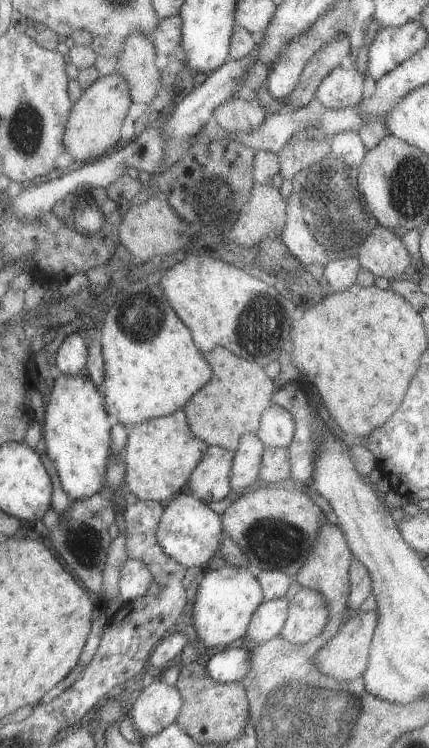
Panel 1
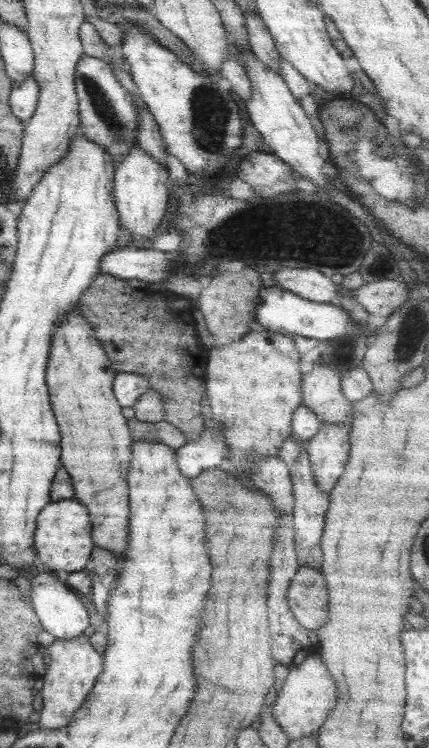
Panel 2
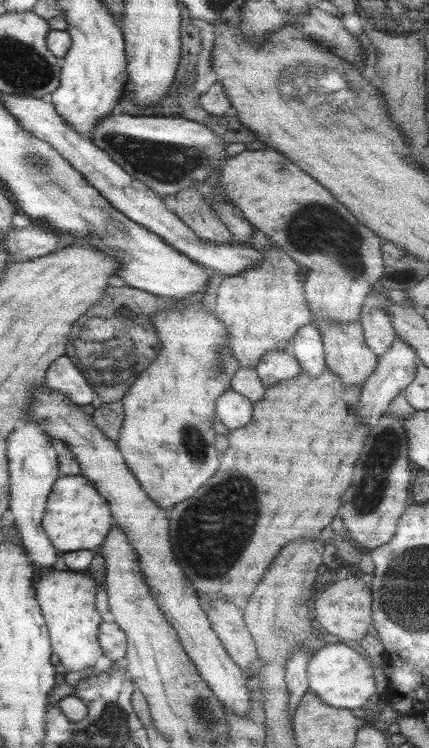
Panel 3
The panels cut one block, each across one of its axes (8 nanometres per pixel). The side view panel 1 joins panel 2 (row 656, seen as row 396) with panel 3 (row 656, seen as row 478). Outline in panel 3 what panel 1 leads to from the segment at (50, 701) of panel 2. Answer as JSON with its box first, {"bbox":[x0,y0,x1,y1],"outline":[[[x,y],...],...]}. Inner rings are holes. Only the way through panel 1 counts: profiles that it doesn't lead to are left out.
{"bbox":[35,566,105,672],"outline":[[[61,566],[47,572],[35,584],[35,598],[45,618],[51,650],[59,658],[59,664],[69,672],[85,670],[93,666],[99,656],[105,656],[97,638],[99,624],[105,618],[95,610],[95,590],[95,580],[89,578],[87,572],[69,572]]]}

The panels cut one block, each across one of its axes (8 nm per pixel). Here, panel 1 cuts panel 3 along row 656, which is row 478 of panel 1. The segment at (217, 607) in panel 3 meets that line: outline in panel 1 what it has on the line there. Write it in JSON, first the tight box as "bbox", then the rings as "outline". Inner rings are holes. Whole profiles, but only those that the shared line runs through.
{"bbox":[229,434,267,490],"outline":[[[243,434],[239,438],[235,458],[229,472],[229,486],[231,490],[245,488],[251,490],[261,468],[261,456],[267,446],[255,434]]]}

